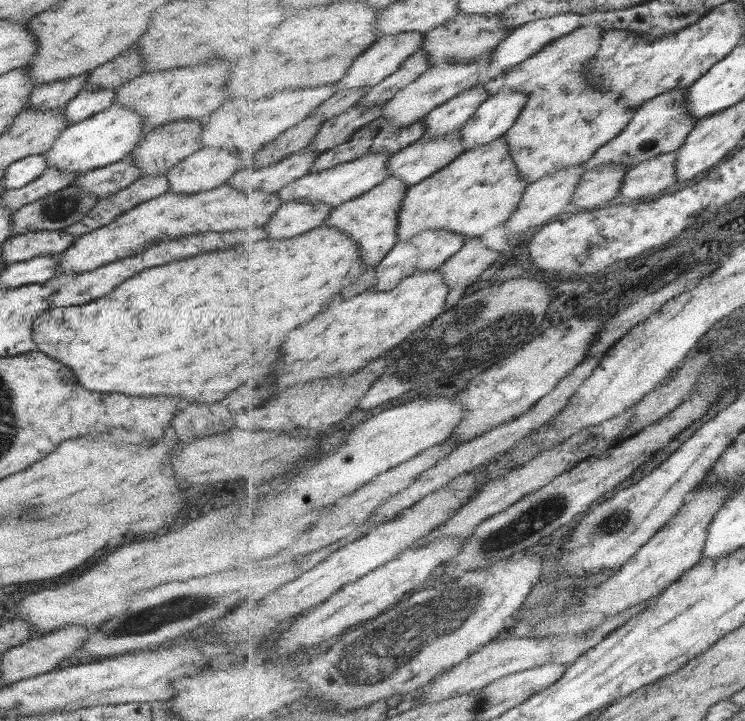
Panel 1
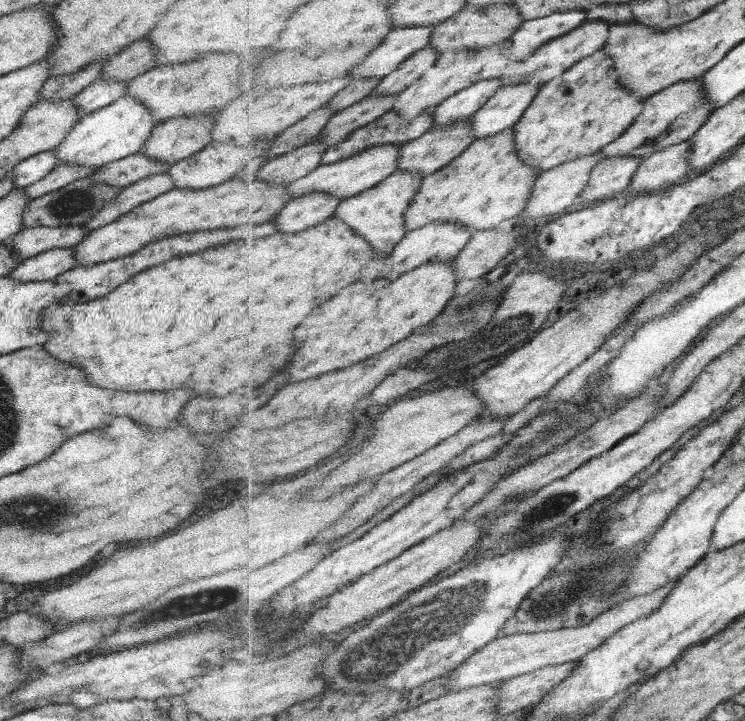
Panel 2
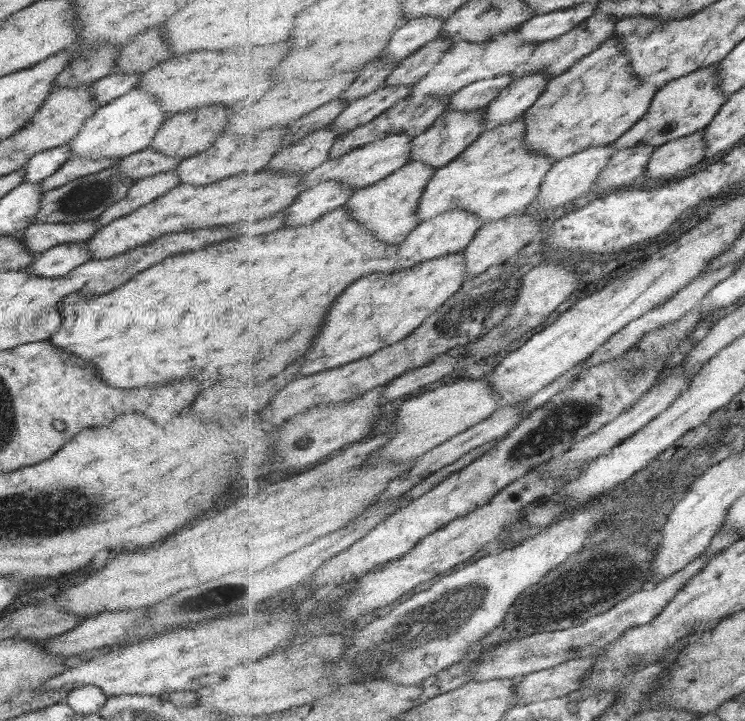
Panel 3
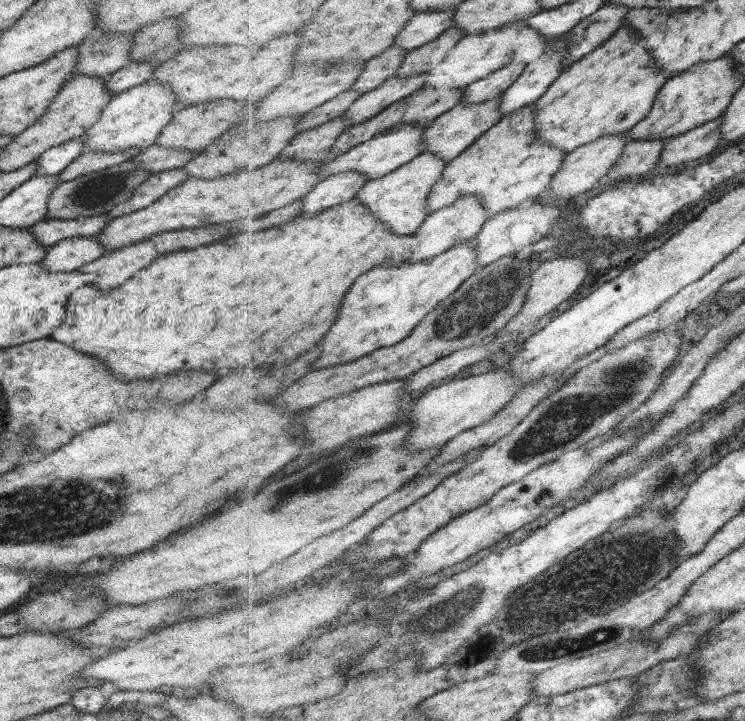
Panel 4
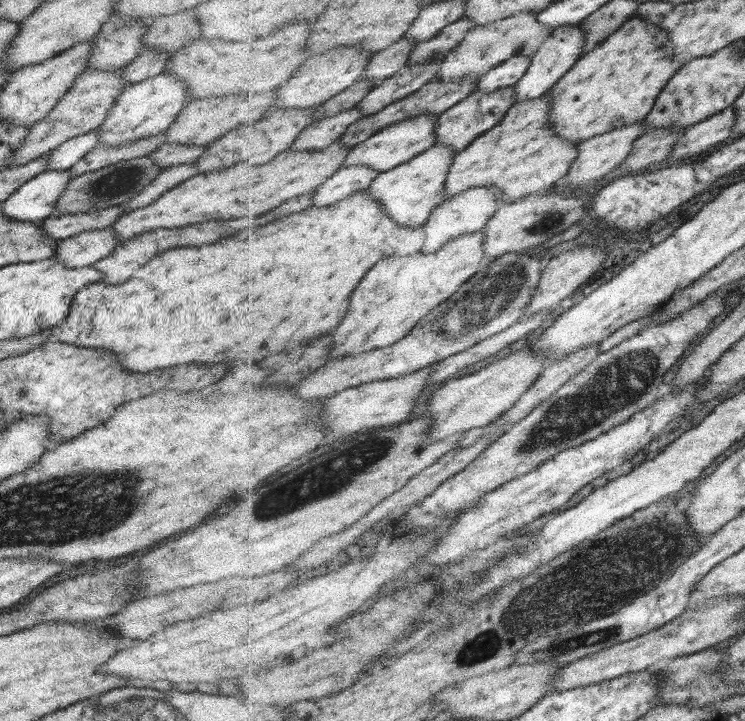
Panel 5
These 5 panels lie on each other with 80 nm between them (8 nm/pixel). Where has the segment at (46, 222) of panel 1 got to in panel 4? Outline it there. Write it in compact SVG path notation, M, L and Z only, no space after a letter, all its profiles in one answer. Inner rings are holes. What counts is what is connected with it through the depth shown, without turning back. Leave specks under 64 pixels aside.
M129 160L59 183L51 191L49 201L47 201L45 219L65 220L74 219L77 216L95 216L107 213L117 204L127 201L151 174L153 173L143 170Z

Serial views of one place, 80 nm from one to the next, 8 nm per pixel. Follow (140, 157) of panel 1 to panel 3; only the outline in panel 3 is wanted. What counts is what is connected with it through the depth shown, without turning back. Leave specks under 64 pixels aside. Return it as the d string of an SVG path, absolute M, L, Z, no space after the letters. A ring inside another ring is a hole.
M221 104L195 107L189 112L167 116L159 131L155 133L149 148L162 152L165 156L189 158L211 146L211 142L217 139L225 129L227 118L229 118L229 108Z

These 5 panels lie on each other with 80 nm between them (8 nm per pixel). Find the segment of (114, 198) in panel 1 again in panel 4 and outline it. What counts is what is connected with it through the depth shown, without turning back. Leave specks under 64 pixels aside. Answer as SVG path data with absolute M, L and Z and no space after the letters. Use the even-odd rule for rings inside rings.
M185 167L174 168L171 170L162 170L151 174L147 180L133 192L125 202L117 204L106 213L108 220L119 215L129 214L135 210L141 210L143 207L151 205L157 201L169 189L175 188L179 183L188 179Z

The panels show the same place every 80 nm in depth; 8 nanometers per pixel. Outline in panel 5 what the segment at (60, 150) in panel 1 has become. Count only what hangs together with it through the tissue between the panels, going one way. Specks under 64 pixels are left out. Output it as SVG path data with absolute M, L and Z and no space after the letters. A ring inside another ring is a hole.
M165 74L126 86L123 93L111 105L101 126L95 129L98 143L109 146L118 145L165 133L188 101L187 89L183 87L183 82Z

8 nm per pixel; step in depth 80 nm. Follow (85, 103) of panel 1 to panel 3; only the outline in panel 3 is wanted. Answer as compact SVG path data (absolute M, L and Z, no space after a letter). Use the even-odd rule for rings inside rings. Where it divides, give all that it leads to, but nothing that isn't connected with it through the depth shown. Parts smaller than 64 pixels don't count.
M113 74L98 79L87 90L97 106L105 105L111 100L126 94L132 88L137 87L140 74Z

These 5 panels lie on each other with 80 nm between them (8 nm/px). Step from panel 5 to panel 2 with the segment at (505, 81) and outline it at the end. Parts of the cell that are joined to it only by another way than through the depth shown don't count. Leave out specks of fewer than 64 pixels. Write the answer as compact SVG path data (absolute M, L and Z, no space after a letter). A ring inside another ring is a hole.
M499 79L483 80L464 88L434 108L435 125L471 119L501 89Z

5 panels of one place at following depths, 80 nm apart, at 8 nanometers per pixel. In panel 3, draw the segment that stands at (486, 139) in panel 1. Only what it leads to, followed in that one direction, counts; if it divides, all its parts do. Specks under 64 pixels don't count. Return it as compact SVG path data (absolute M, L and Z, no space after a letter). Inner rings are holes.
M531 72L523 77L517 75L511 85L490 103L489 108L486 108L486 128L483 133L525 115L545 93L550 80L549 76L537 72Z

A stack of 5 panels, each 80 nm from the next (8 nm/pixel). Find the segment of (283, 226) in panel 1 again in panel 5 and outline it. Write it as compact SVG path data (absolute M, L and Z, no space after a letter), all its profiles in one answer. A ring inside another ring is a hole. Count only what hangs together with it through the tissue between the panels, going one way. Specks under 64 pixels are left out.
M365 165L342 167L313 193L311 207L335 205L353 193L365 191L379 173Z

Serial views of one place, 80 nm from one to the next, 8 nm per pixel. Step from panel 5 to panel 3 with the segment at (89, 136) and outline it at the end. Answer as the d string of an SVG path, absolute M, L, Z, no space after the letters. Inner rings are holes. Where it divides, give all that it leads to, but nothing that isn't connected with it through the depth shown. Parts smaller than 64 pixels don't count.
M69 145L48 148L34 154L24 164L24 181L41 181L51 176L69 157Z

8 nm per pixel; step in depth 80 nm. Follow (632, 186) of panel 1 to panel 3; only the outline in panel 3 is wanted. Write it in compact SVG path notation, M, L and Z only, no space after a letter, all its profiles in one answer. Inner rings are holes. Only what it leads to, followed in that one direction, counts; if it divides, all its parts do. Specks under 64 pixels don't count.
M705 129L699 130L699 132L691 134L691 136L685 136L657 147L646 167L646 176L643 179L644 186L661 185L667 181L673 181L687 175L690 171L704 164L707 149Z

